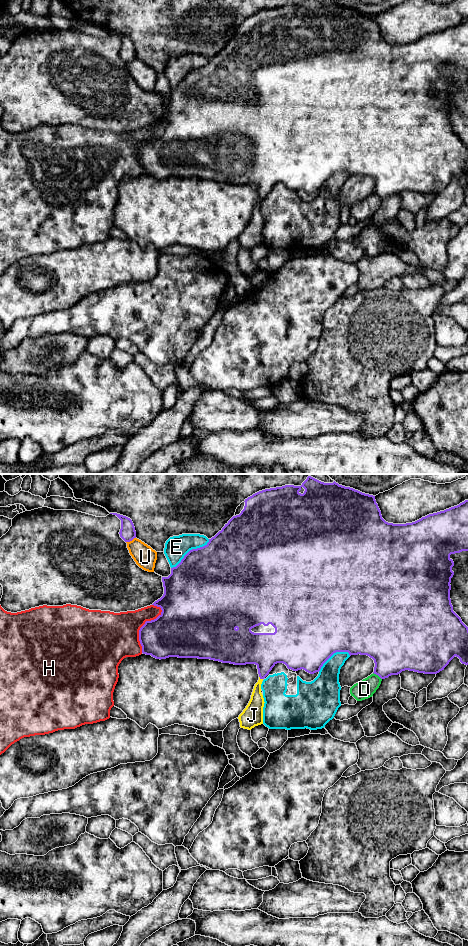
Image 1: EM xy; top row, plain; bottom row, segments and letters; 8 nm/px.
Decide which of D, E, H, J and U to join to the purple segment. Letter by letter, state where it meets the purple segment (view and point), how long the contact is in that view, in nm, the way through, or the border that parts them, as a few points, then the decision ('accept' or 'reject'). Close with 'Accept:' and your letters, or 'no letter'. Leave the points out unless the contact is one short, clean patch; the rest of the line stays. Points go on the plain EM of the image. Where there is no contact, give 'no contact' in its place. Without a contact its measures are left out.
D: xy (377, 194) | 90 nm | reject
E: xy (190, 70) | 400 nm | reject
H: xy (144, 144) | 400 nm | reject
J: xy (261, 198) | 40 nm | across xy (265, 170), (265, 183), (261, 198), (257, 206), (255, 226) | accept
U: xy (130, 60) | 90 nm | reject
Accept: J

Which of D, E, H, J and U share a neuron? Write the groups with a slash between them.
D / E / H / J / U

